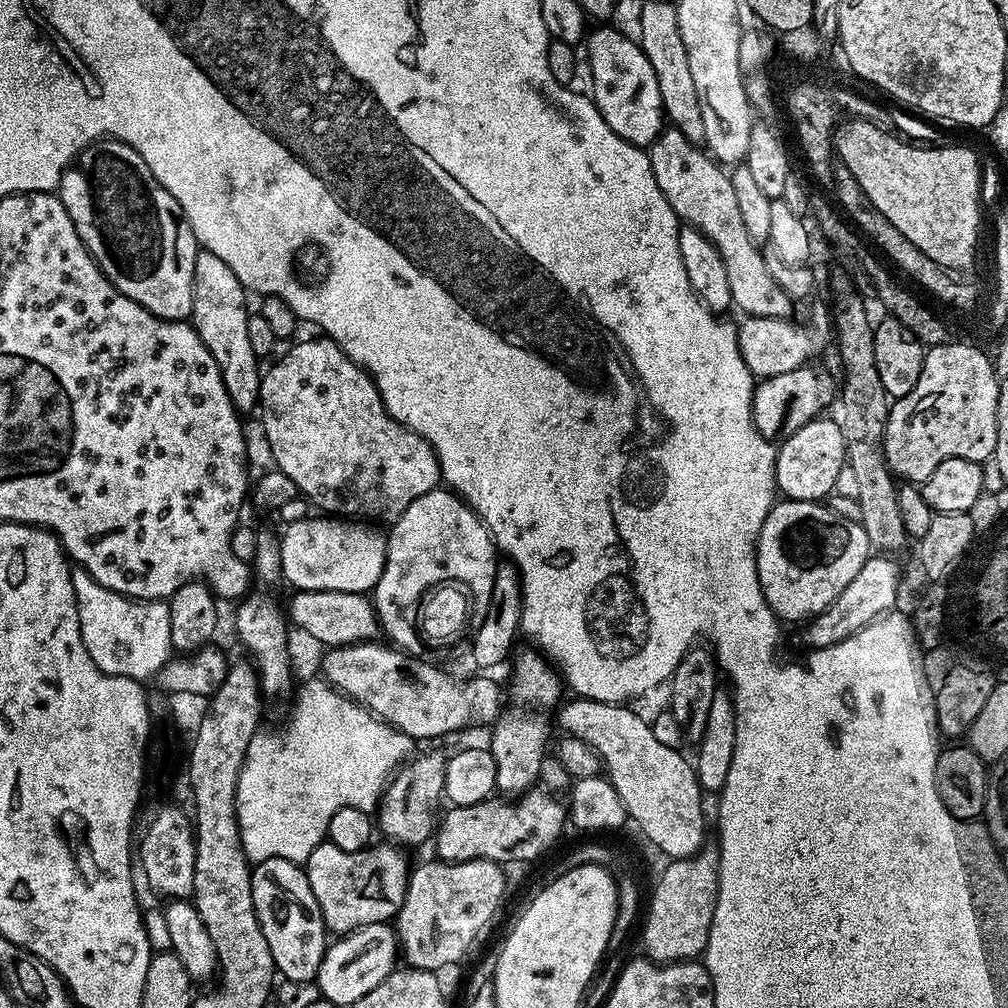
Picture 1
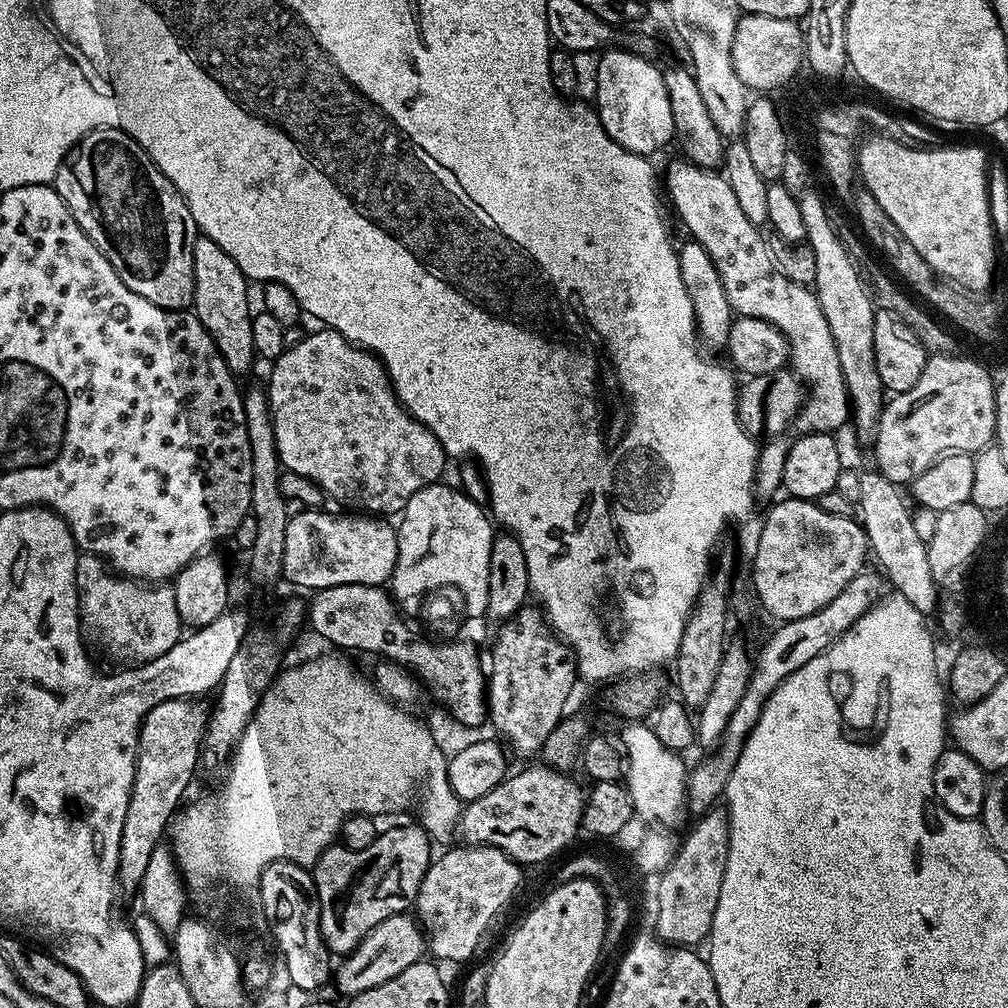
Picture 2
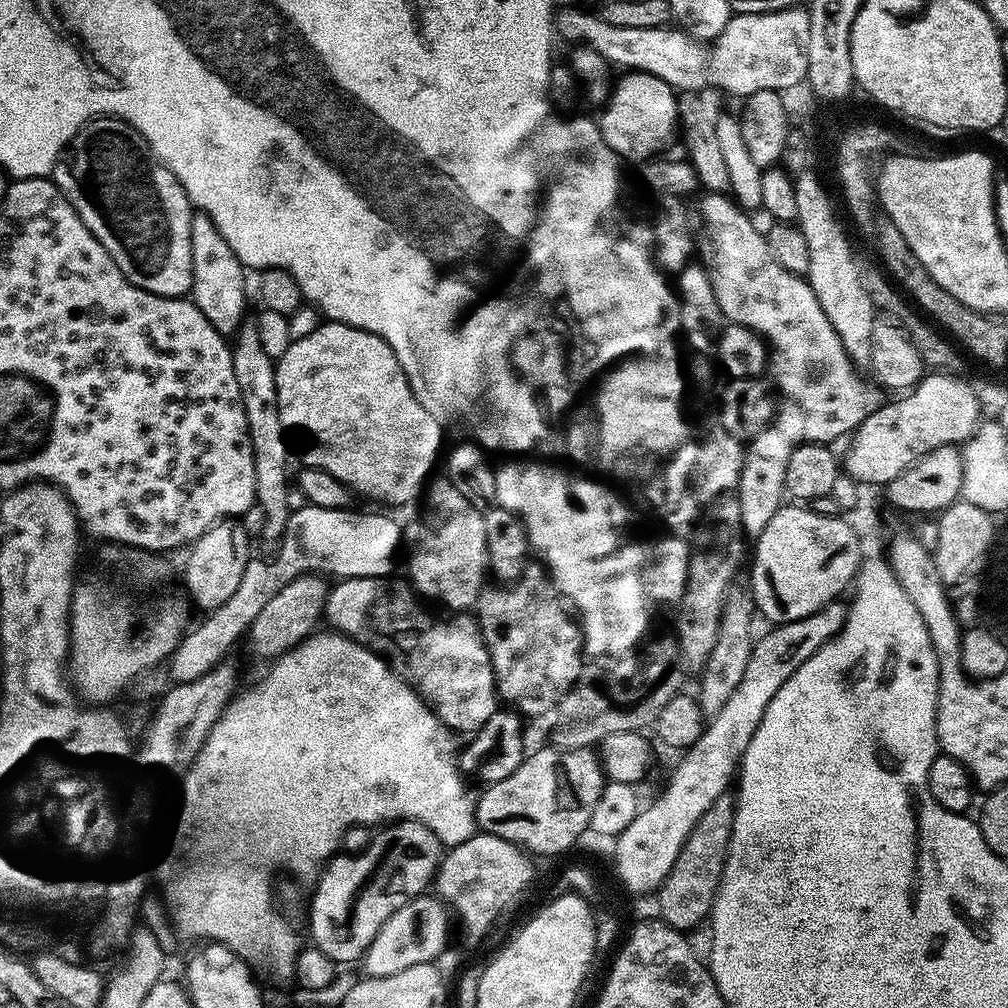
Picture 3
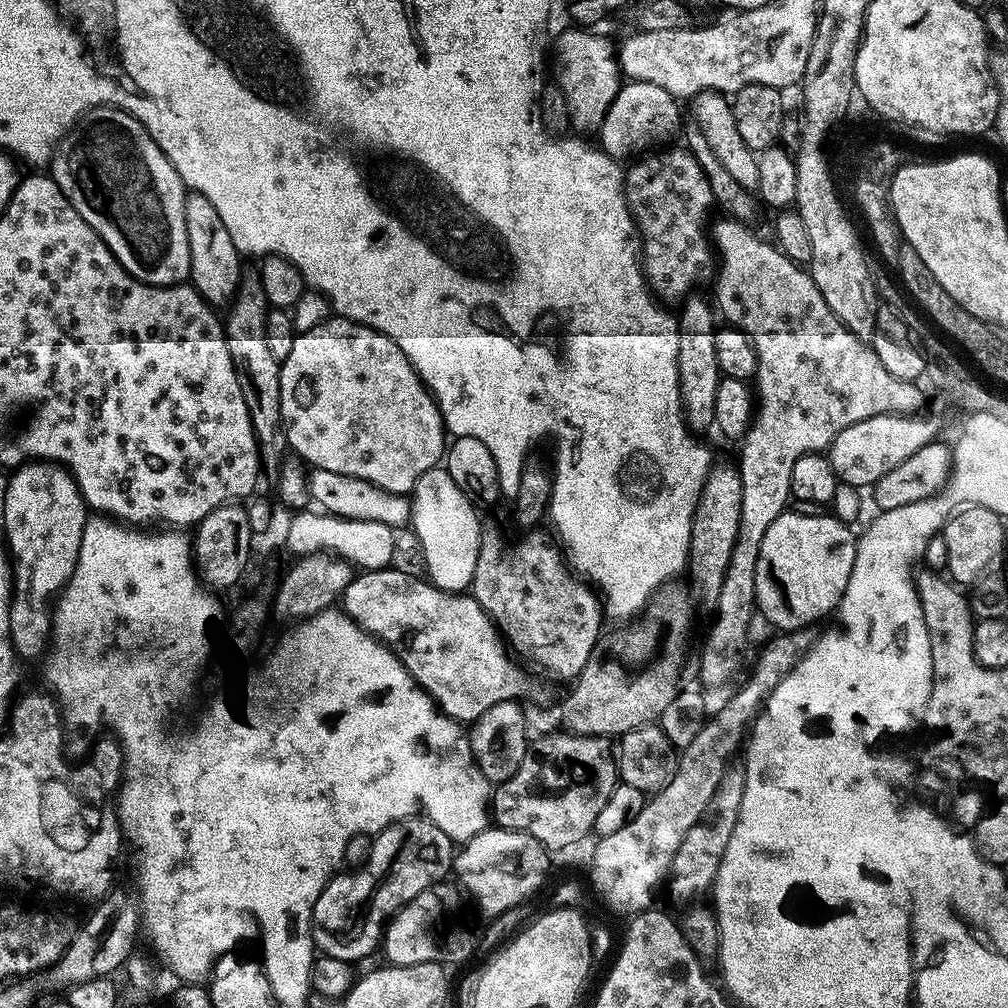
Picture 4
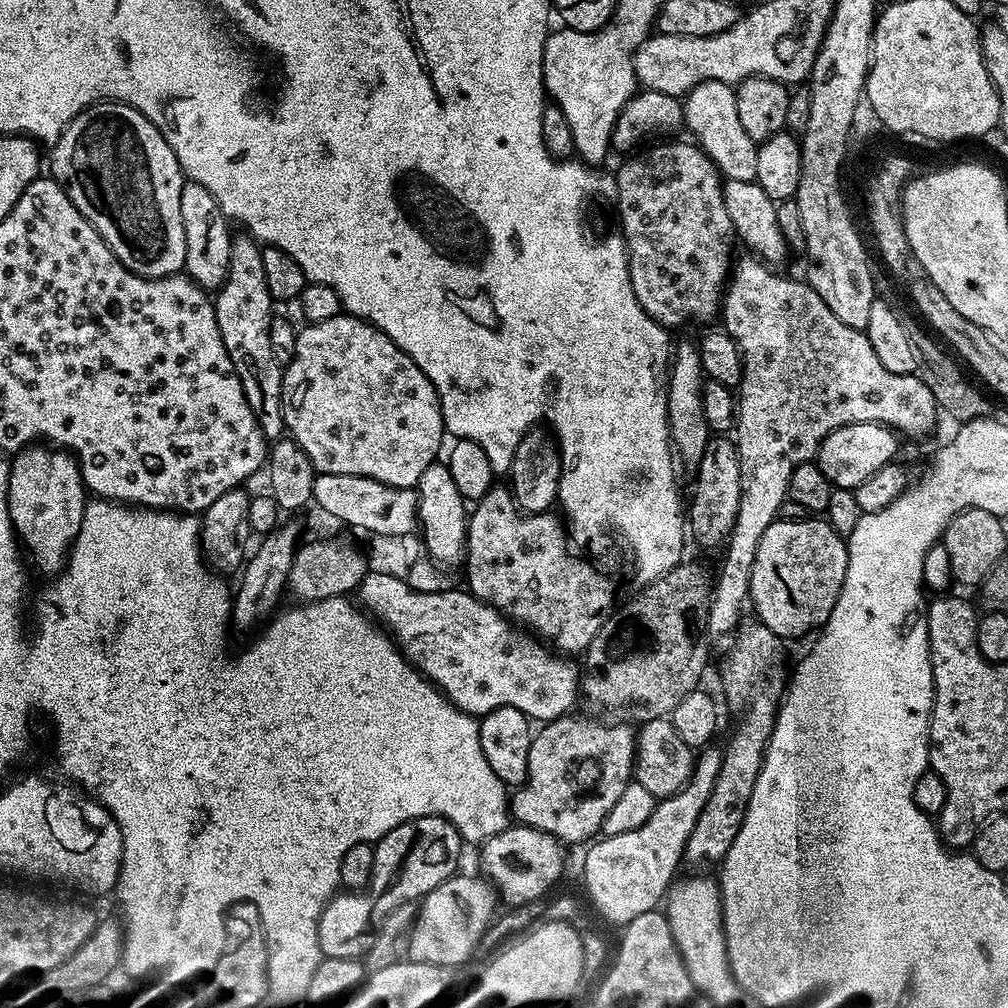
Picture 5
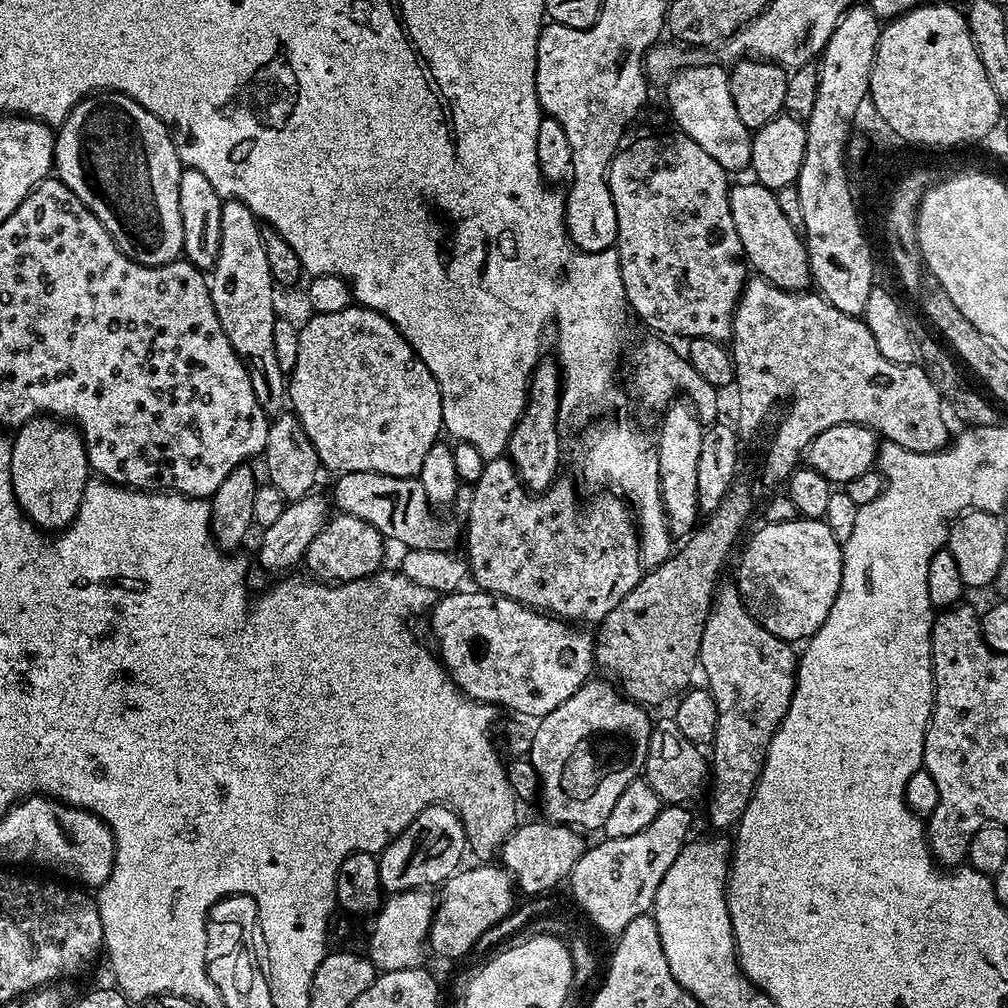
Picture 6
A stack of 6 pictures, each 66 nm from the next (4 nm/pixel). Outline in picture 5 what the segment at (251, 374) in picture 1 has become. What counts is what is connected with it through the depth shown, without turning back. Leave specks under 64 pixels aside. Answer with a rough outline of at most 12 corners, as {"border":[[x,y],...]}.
{"border":[[182,186],[183,271],[218,290],[230,266],[230,221],[206,186]]}

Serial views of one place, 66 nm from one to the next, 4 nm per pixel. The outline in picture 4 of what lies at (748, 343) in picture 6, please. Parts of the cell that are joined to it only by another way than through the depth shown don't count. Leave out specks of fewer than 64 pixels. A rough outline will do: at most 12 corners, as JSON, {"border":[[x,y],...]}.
{"border":[[713,219],[715,307],[752,339],[738,542],[700,652],[720,688],[757,615],[790,470],[924,396],[811,271]]}

